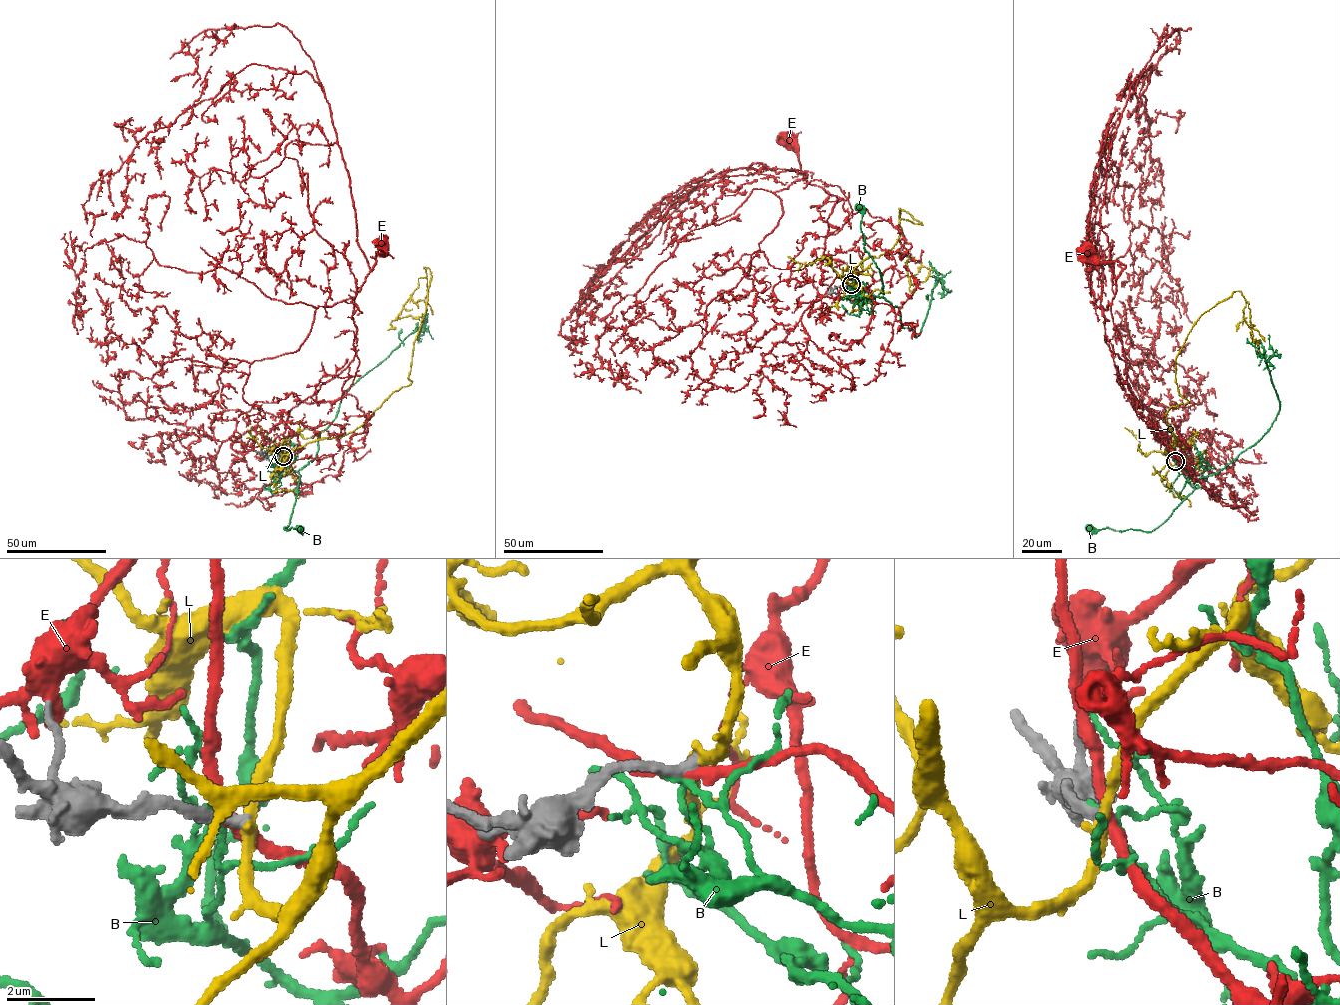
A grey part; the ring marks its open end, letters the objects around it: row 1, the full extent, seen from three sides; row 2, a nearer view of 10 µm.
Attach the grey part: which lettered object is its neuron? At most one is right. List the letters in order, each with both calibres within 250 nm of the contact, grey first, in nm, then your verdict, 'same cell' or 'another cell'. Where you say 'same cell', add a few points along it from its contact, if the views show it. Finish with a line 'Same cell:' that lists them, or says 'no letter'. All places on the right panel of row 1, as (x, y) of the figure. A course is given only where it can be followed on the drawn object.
B: 320 nm thick on the grey side, 110 nm on the other; another cell
E: 280 nm thick on the grey side, 280 nm on the other; another cell
L: 260 nm thick on the grey side, 240 nm on the other; another cell
Same cell: no letter

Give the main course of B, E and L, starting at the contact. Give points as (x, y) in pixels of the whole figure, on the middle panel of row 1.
B: (850, 285), (873, 295), (884, 293), (881, 275), (864, 246), (858, 206)
E: (850, 285), (823, 255), (826, 221), (837, 198), (802, 179), (806, 174), (797, 152), (784, 140)
L: (851, 284), (861, 262), (893, 248), (900, 220), (922, 225), (899, 208), (910, 283), (923, 282), (932, 267)

